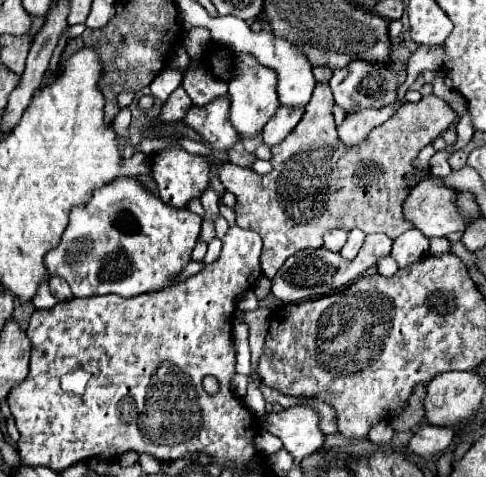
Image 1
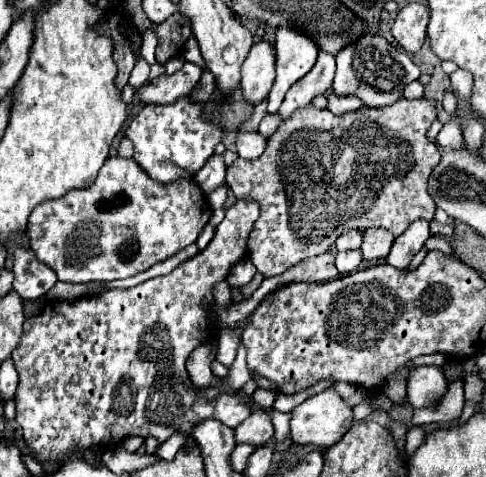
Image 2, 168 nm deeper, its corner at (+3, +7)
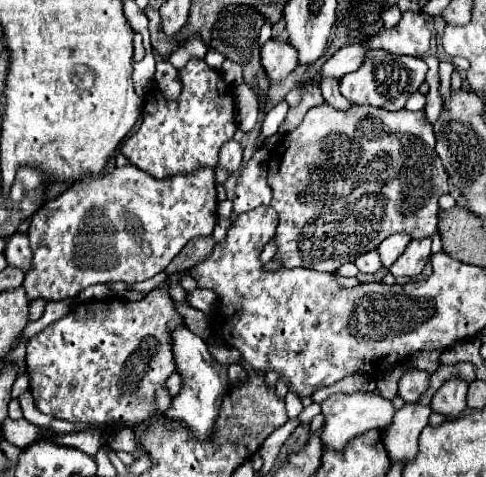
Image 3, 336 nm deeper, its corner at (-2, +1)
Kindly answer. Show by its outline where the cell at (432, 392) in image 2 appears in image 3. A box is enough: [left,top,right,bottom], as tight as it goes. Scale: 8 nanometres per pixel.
[398,370,428,402]

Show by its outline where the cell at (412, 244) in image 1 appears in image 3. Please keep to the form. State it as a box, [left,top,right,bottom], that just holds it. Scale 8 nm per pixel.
[390,238,432,278]

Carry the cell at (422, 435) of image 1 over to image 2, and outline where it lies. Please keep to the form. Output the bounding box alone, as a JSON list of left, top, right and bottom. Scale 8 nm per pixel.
[411,382,465,426]

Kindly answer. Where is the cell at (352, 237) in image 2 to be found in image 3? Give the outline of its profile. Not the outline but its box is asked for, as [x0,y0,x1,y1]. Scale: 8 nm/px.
[354,250,382,274]

